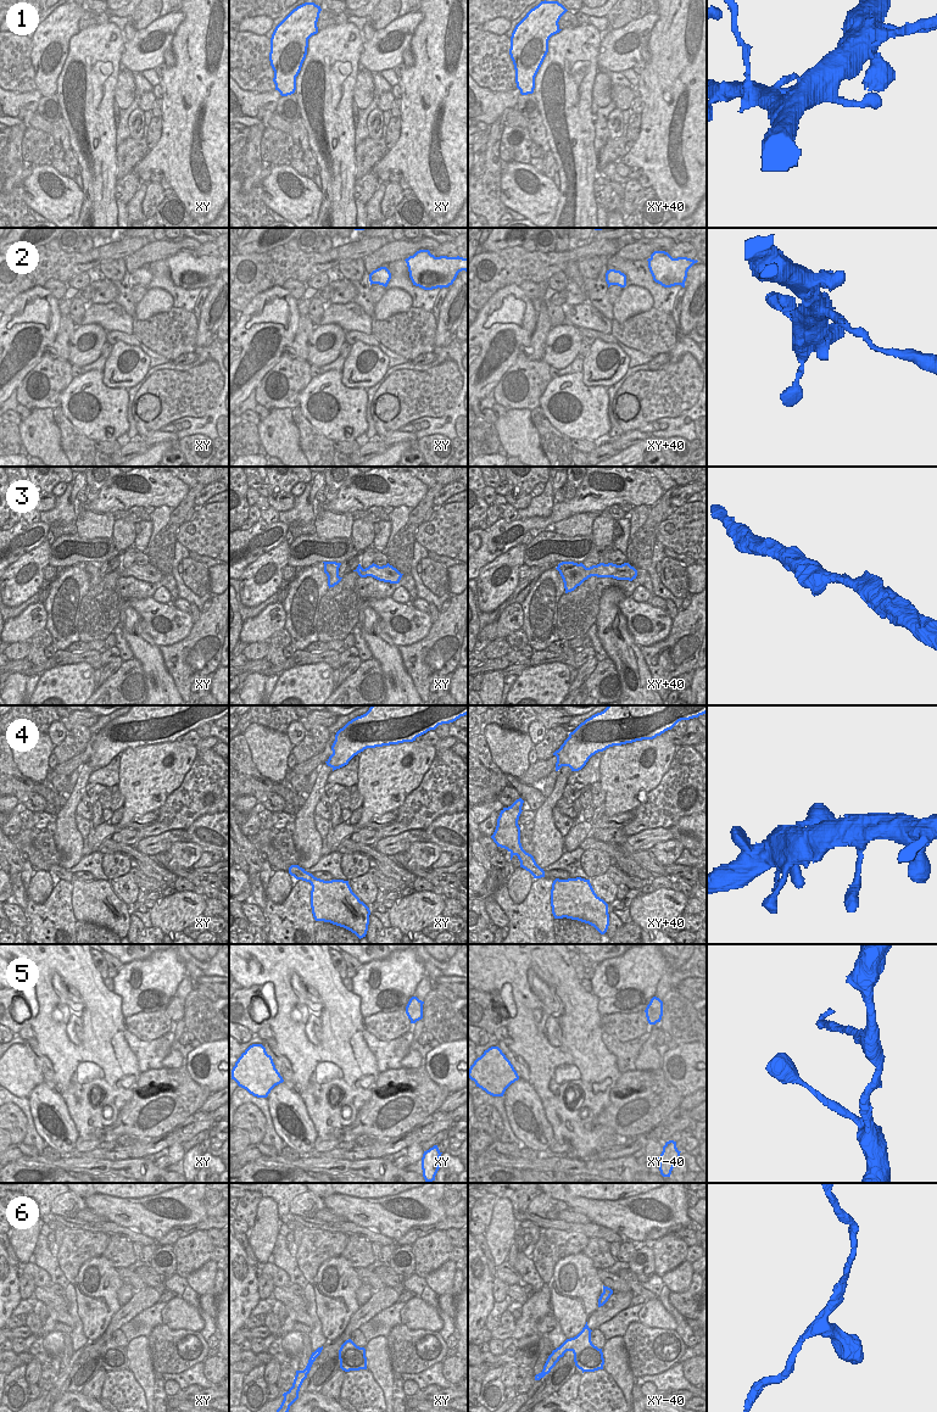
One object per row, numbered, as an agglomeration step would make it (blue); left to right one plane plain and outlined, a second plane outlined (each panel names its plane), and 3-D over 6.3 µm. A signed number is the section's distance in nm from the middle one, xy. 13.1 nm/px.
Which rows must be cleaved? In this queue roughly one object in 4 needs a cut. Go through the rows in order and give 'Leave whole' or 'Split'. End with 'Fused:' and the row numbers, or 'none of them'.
1: Leave whole
2: Leave whole
3: Leave whole
4: Leave whole
5: Split
6: Leave whole
Fused: 5

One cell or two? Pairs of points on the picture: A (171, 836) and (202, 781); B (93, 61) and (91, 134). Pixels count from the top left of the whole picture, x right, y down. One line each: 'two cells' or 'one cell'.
A: two cells
B: one cell

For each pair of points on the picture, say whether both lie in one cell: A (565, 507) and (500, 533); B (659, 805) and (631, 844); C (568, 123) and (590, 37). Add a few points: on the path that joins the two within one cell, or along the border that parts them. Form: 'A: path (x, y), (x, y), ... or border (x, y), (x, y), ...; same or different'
A: path (550, 520), (547, 523), (516, 525); same
B: border (668, 827), (645, 829), (628, 837); different
C: path (568, 101), (568, 71), (572, 59); same

